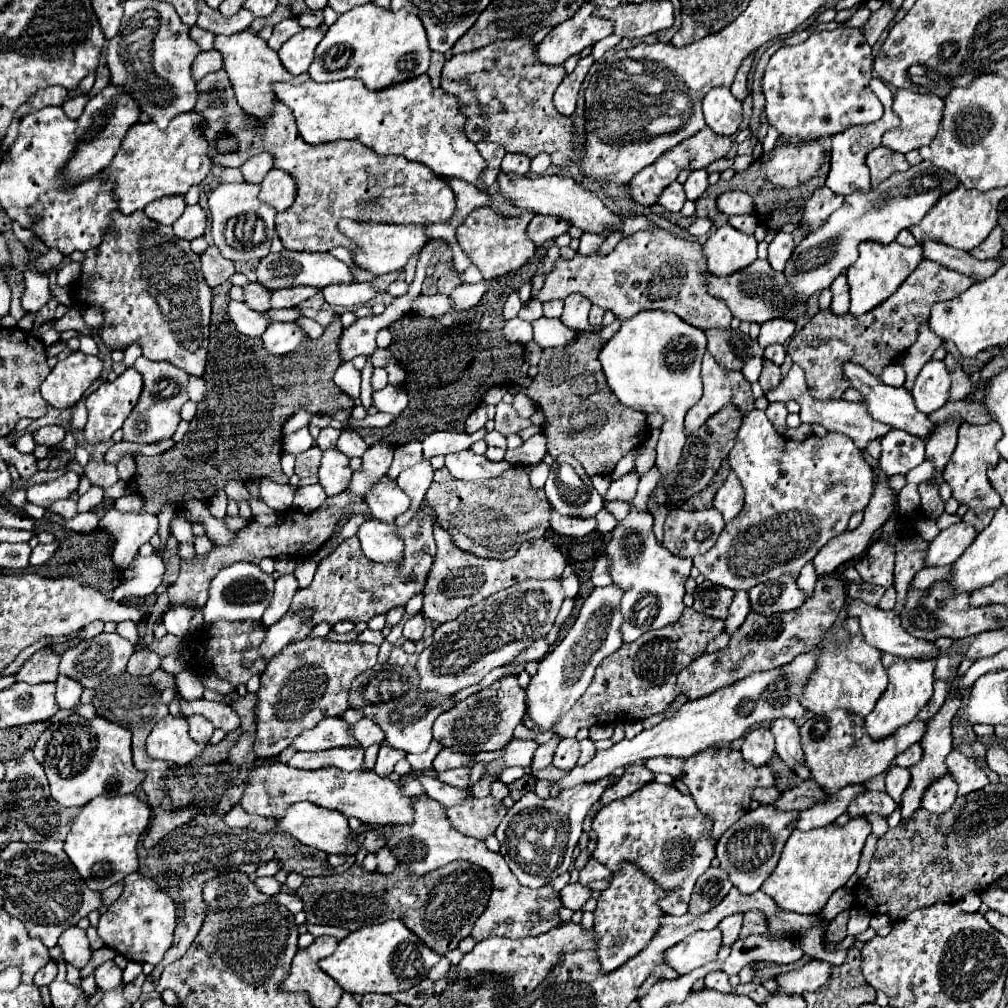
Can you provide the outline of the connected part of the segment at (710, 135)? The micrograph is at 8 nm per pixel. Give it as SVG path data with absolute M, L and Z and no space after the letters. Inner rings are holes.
M708 126L702 128L698 134L694 134L692 138L680 142L676 148L664 152L664 156L660 156L660 160L656 160L656 164L644 168L644 172L638 172L634 176L634 180L628 184L630 186L630 194L632 198L642 204L642 206L652 206L656 202L656 198L660 196L660 192L676 180L680 170L698 170L698 168L706 168L712 160L724 158L728 154L732 146L732 140L728 136L716 136L716 132L712 132Z

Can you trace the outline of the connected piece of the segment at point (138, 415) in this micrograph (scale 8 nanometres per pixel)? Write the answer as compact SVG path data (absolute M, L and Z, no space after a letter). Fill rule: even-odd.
M140 356L134 362L134 368L144 376L144 388L142 388L142 396L140 396L136 408L132 408L130 416L126 418L126 422L122 426L124 440L152 444L152 442L160 442L164 438L172 438L172 434L176 432L176 426L180 422L180 408L188 400L186 372L168 362L152 362L144 356Z

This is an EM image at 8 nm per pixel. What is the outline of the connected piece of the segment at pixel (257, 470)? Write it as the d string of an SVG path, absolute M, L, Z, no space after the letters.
M230 282L216 286L212 290L212 322L210 322L210 346L208 346L208 360L206 360L206 396L198 404L196 416L190 420L190 430L184 434L182 442L176 442L170 450L158 456L134 456L136 460L136 474L132 484L136 484L136 492L144 498L144 512L158 514L164 502L186 504L188 500L210 500L216 490L222 490L228 480L256 480L256 478L270 478L278 484L288 484L280 468L280 454L282 454L282 426L284 422L298 410L308 410L310 414L330 414L334 416L338 410L348 408L352 410L354 400L340 392L340 388L332 382L334 370L340 366L340 356L336 350L336 340L342 332L340 314L334 314L330 326L324 328L324 334L318 340L308 340L310 348L300 348L300 352L290 352L288 356L272 356L264 350L260 338L244 336L236 330L236 326L226 318L226 306Z

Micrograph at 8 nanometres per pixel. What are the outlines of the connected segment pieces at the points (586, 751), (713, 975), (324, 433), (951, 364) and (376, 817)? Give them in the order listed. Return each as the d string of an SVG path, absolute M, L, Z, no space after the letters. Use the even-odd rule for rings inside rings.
M590 738L582 740L582 742L580 742L580 760L578 760L578 764L582 766L582 764L586 764L588 760L592 760L594 752L596 752L596 748L594 748L594 742L592 742Z
M710 972L704 980L706 980L706 988L718 990L718 992L732 992L726 972Z
M328 426L328 428L320 430L320 434L318 434L318 438L316 438L316 446L318 446L320 450L326 450L326 448L330 448L330 446L336 444L338 436L340 436L340 430Z
M948 354L944 358L944 364L950 372L950 378L952 378L952 384L950 384L950 392L948 392L948 400L950 402L956 402L956 400L964 400L970 392L972 392L972 384L970 384L970 378L962 372L960 364L954 360L952 354Z
M282 762L258 764L256 768L252 768L252 772L248 772L248 784L244 786L240 806L252 814L278 818L286 806L302 800L330 810L338 810L344 816L356 816L368 826L410 824L414 816L412 798L404 798L400 794L400 786L392 784L390 778L382 778L372 770L362 772L342 772L338 768L300 770Z

